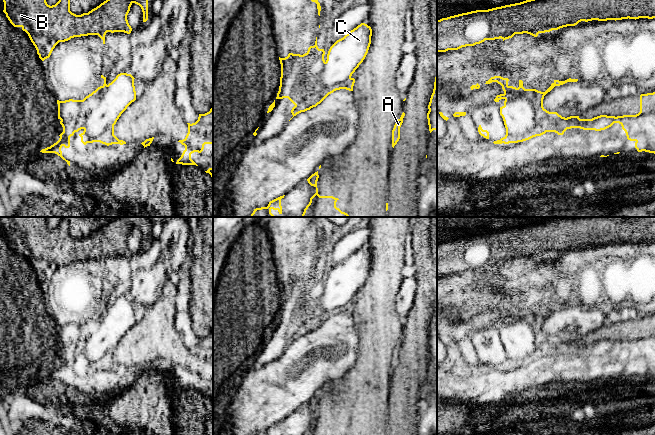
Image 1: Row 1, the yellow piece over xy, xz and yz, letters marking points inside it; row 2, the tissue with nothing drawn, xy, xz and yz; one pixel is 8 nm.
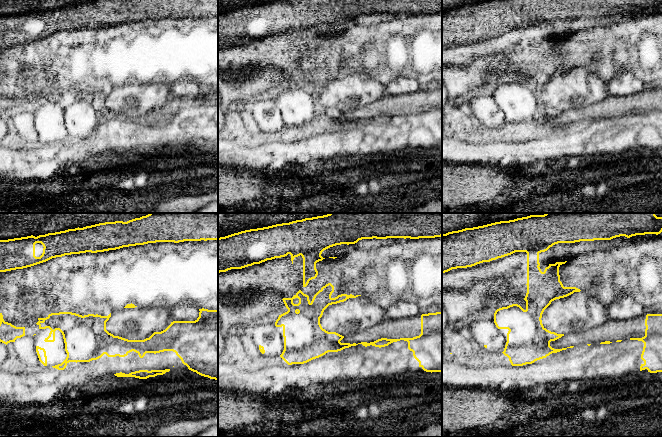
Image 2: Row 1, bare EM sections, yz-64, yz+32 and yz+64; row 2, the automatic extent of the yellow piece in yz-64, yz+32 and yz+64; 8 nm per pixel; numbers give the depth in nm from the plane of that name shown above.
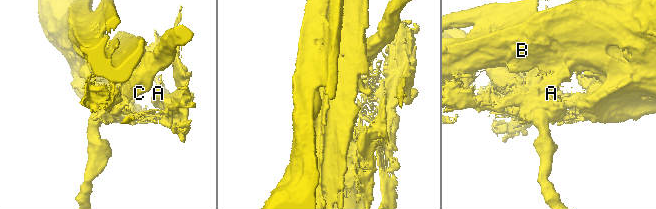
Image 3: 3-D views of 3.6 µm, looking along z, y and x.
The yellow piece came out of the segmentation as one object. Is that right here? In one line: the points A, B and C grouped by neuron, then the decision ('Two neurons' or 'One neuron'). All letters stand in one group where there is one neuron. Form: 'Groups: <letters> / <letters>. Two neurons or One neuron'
Groups: A B / C. Two neurons

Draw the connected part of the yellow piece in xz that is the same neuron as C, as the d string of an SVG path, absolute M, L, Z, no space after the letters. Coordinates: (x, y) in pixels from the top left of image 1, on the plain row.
M361 247L329 273L320 298L320 307L331 311L349 303L365 283L371 268L372 253Z

